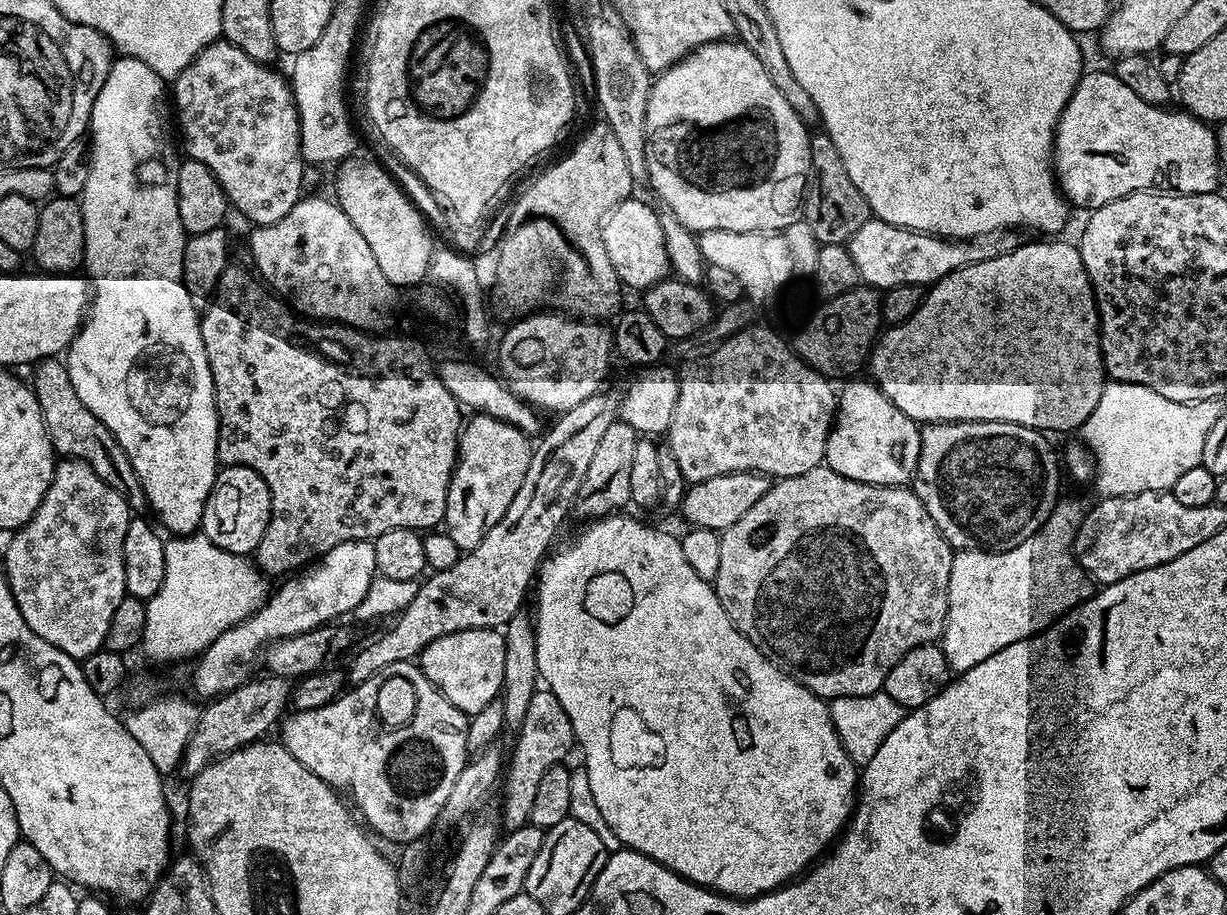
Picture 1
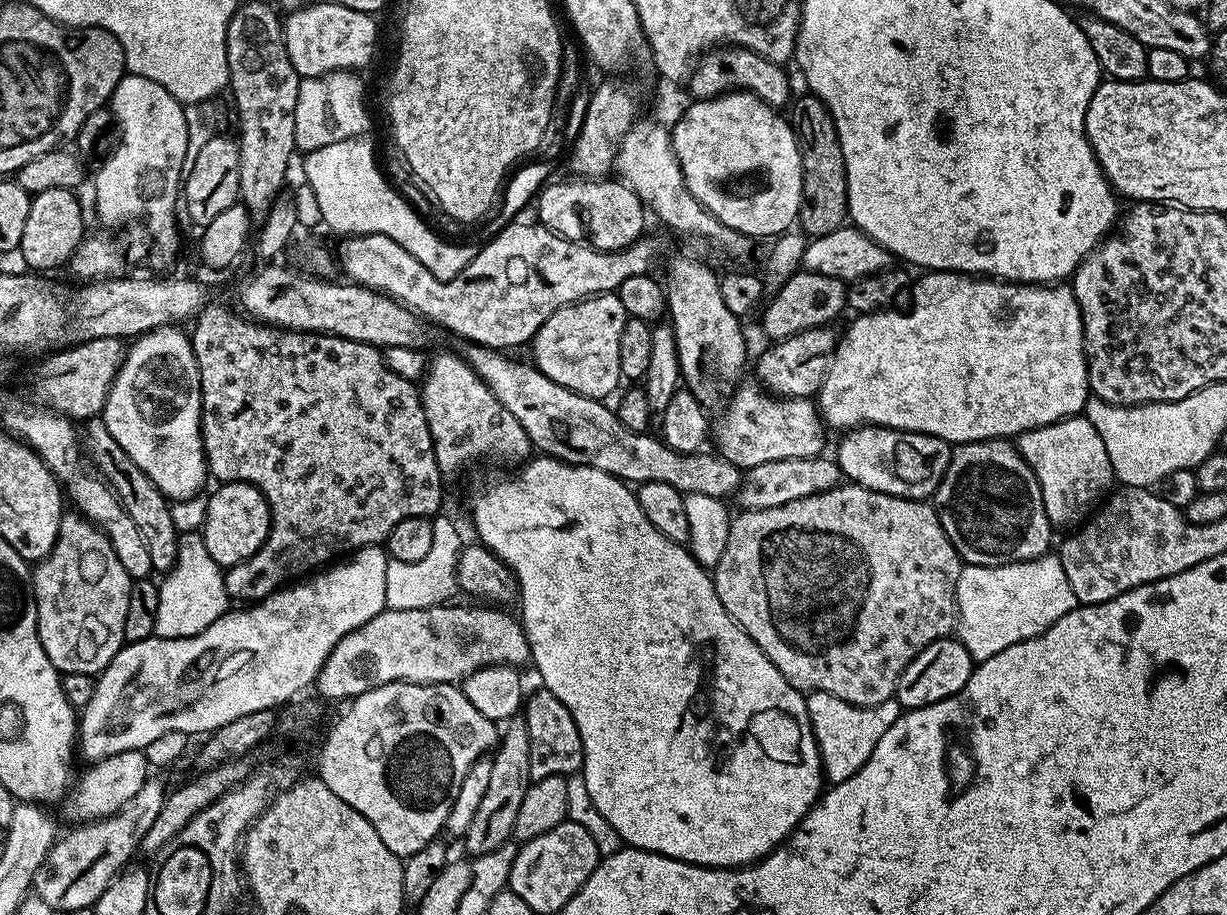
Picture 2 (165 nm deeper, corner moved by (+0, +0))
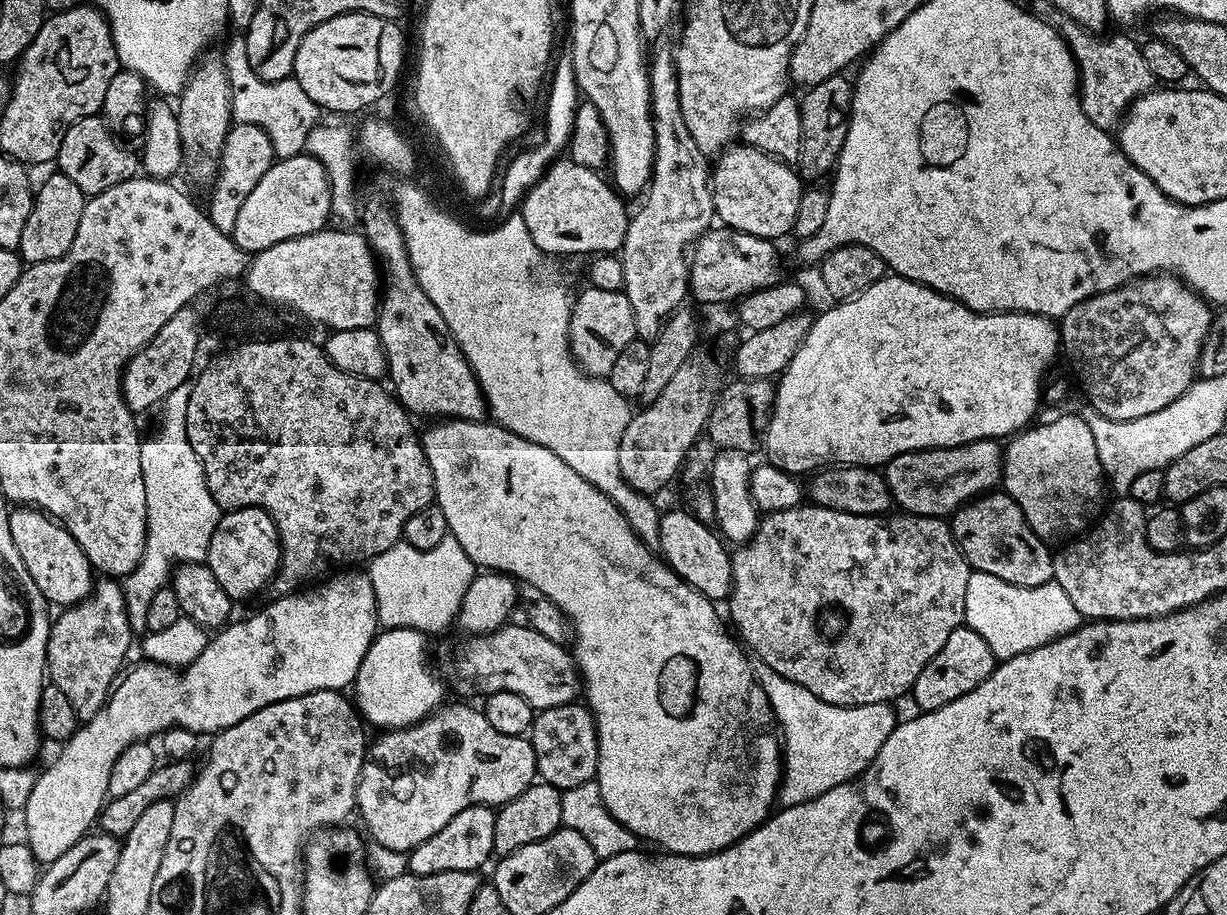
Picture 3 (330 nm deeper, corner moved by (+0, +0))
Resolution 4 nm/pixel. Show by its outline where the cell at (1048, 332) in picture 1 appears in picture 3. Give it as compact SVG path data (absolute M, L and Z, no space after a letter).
M885 274L881 280L874 282L874 286L870 286L870 290L862 290L862 294L854 299L841 300L831 306L833 308L826 309L820 317L817 315L813 319L802 346L798 346L798 354L790 358L775 381L776 397L772 403L772 415L768 417L768 426L764 430L762 445L768 451L767 459L783 472L811 474L821 466L842 464L883 466L898 454L907 452L953 448L979 440L999 441L1000 436L1011 438L1037 419L1036 411L1040 408L1040 396L1042 400L1042 389L1046 384L1044 375L1055 362L1056 352L1058 356L1062 348L1060 330L1055 319L1029 312L975 312L952 296L944 296L924 284L895 274Z

